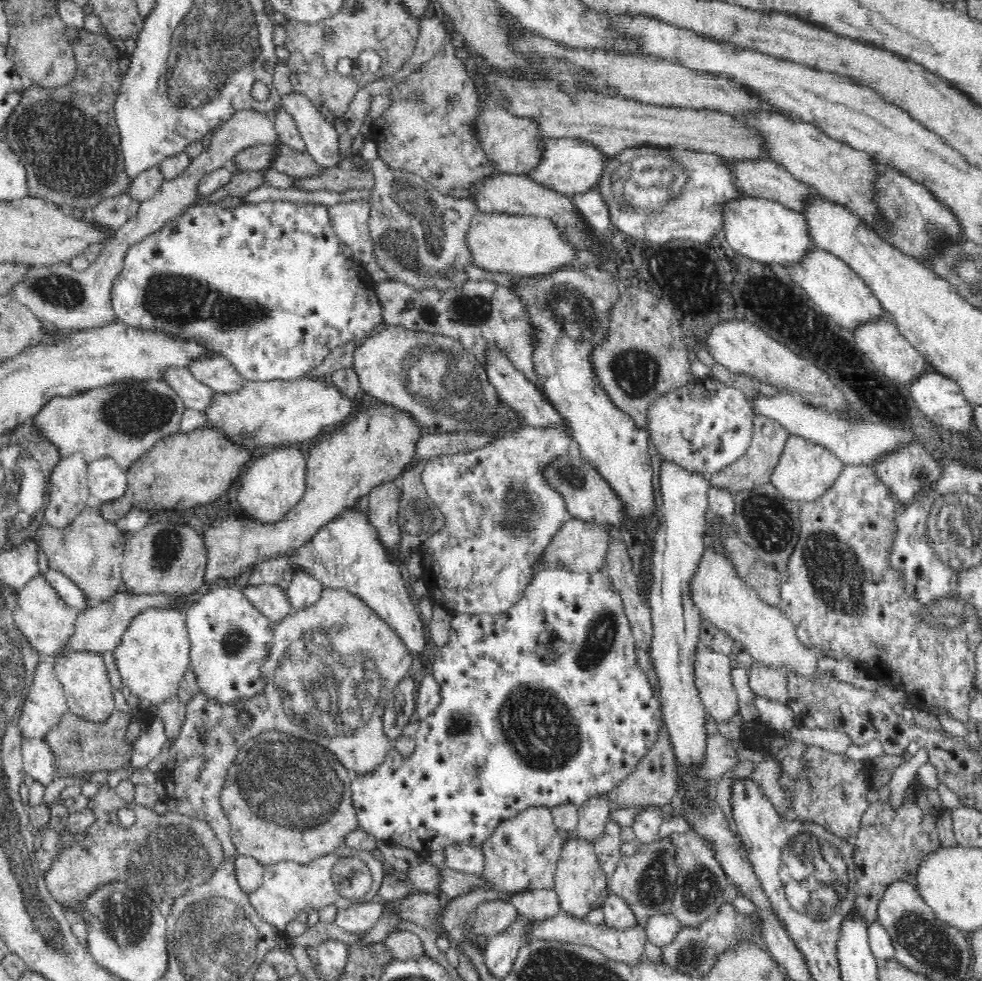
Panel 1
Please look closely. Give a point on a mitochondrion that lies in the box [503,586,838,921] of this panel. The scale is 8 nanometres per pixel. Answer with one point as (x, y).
(601, 637)

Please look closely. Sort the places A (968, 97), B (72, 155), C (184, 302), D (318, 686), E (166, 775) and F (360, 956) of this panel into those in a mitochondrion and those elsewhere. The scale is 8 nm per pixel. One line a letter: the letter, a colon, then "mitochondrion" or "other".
A: other
B: mitochondrion
C: mitochondrion
D: mitochondrion
E: other
F: other

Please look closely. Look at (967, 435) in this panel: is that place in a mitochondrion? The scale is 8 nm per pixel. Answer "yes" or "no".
no

